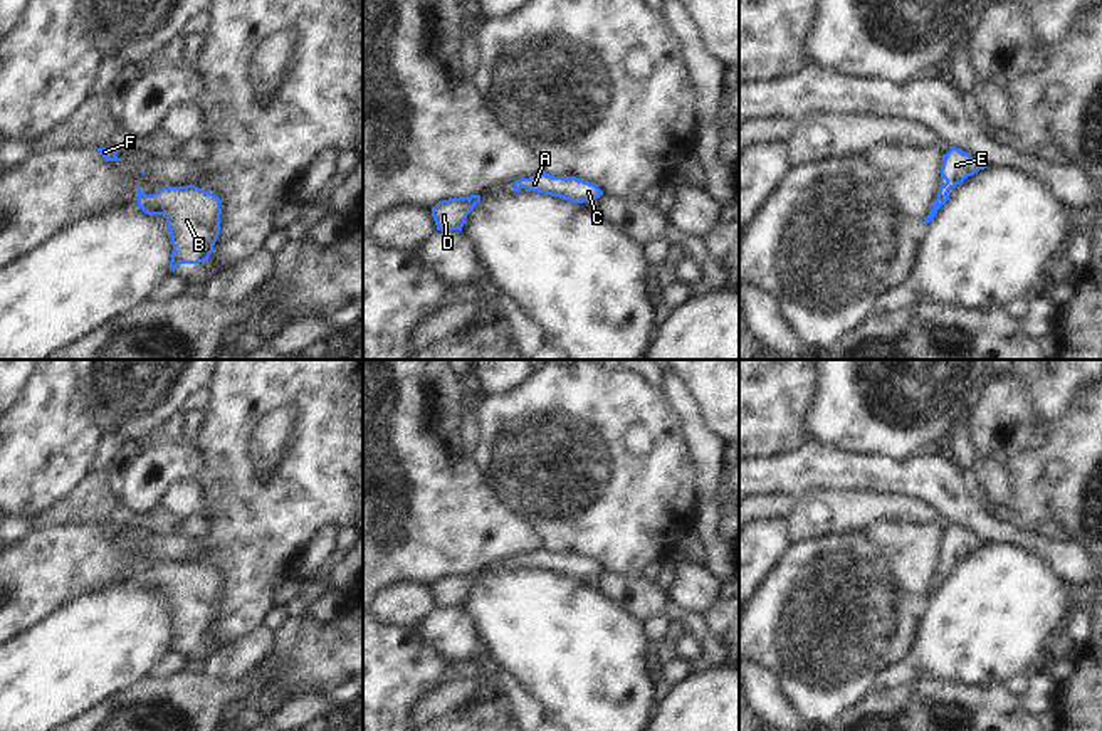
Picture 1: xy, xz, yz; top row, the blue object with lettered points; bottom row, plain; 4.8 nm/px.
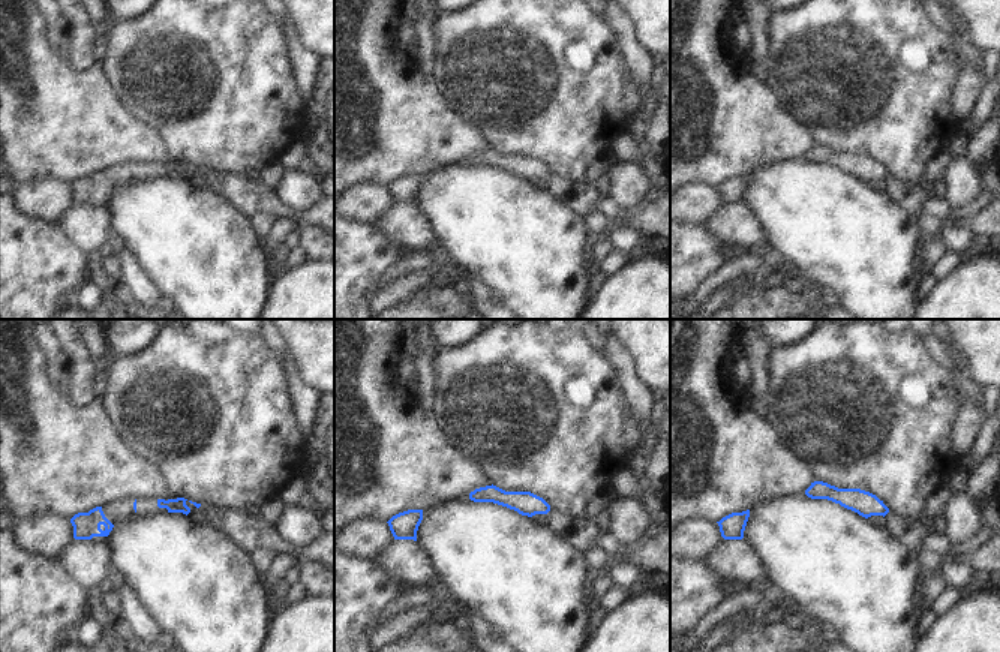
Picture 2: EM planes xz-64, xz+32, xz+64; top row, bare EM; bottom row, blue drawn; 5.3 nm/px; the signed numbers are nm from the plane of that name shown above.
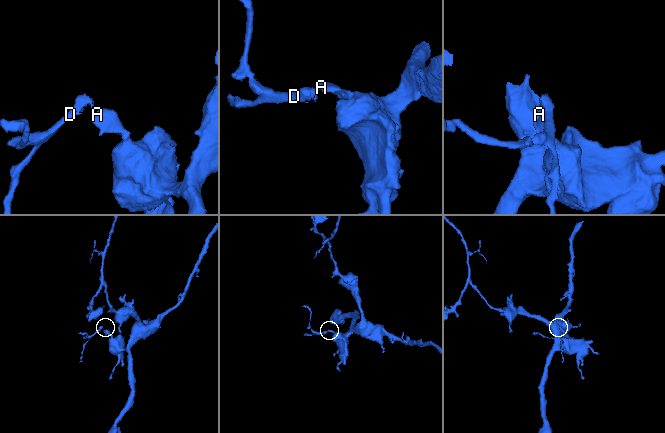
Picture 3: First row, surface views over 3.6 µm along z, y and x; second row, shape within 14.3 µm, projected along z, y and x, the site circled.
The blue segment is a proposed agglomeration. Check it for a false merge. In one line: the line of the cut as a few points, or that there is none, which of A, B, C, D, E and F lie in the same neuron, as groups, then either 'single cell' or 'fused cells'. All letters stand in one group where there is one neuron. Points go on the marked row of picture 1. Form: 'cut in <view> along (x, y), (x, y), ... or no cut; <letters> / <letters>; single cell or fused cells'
no cut; A B C D E F; single cell

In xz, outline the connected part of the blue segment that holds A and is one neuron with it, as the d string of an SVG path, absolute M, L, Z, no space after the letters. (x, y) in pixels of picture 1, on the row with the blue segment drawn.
M546 171L536 176L516 180L514 192L519 193L522 188L526 192L559 197L573 203L583 203L603 195L596 183L580 180L576 176L553 176Z

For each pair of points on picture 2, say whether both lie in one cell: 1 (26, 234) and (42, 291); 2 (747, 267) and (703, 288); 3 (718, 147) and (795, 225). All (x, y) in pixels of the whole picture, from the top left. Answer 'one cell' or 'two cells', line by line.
1: one cell
2: one cell
3: two cells

